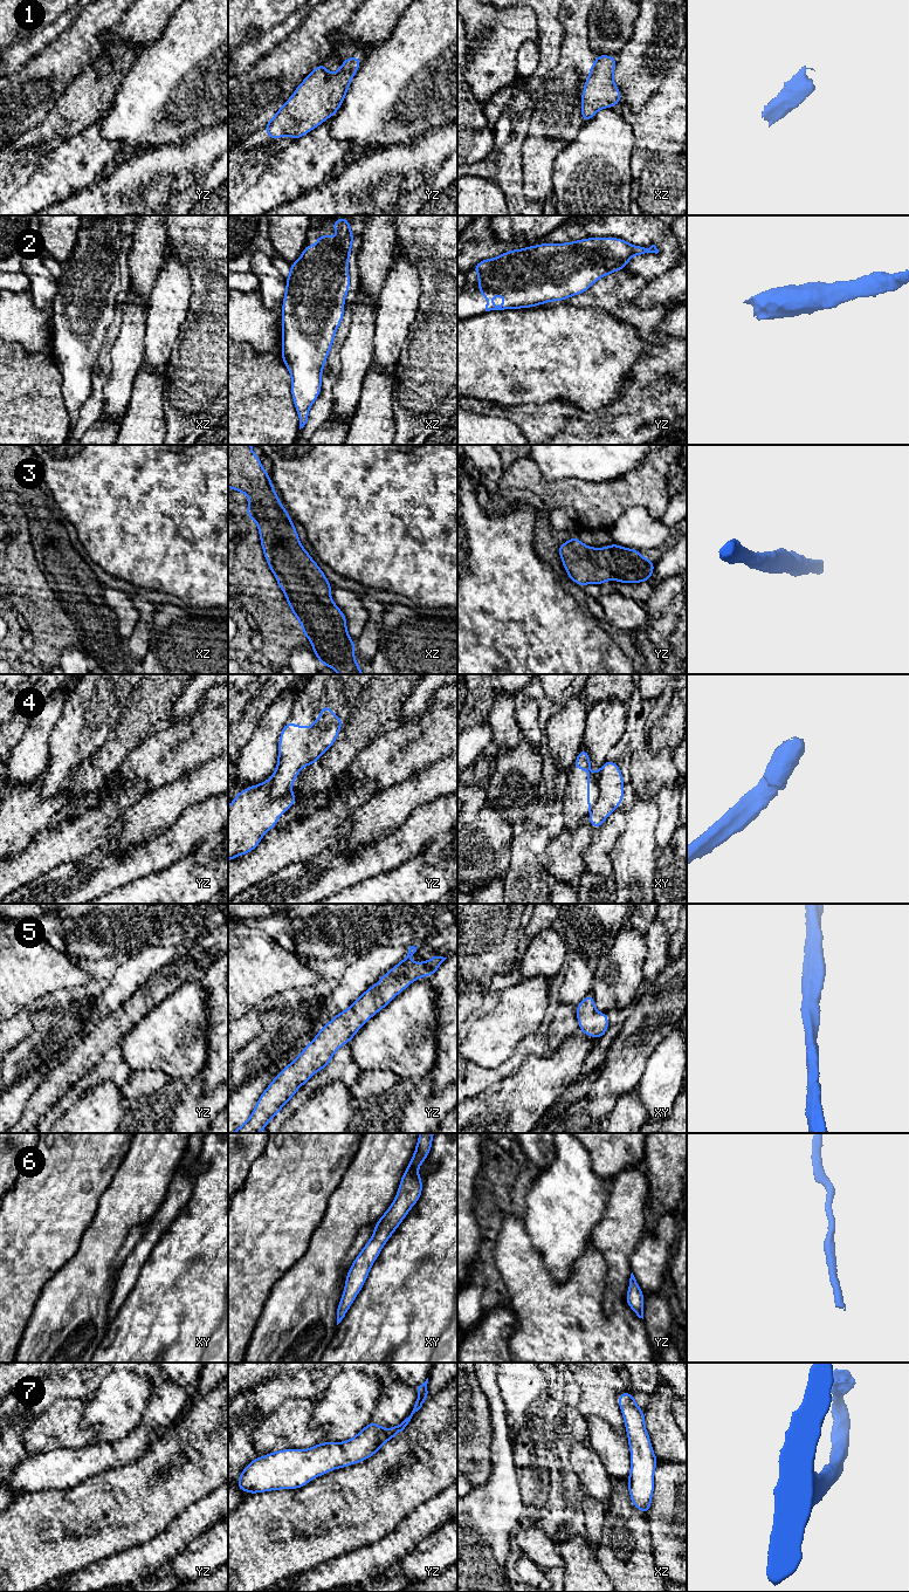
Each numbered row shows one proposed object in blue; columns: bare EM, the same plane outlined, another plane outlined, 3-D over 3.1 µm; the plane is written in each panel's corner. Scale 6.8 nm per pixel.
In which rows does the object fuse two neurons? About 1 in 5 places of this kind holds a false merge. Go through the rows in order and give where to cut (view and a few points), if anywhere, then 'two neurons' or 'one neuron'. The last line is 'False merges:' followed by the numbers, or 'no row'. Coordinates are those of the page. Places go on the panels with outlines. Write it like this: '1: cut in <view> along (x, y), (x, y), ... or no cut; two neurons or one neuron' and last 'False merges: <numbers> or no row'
1: no cut; one neuron
2: no cut; one neuron
3: no cut; one neuron
4: cut in yz along (270, 777), (270, 800), (277, 800), (290, 794); two neurons
5: no cut; one neuron
6: no cut; one neuron
7: no cut; one neuron
False merges: 4

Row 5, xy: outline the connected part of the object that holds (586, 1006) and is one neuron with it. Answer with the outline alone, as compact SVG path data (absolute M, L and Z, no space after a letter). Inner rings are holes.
M588 994L577 1007L580 1031L599 1039L608 1029L608 1015L599 1013L594 1007L594 996Z

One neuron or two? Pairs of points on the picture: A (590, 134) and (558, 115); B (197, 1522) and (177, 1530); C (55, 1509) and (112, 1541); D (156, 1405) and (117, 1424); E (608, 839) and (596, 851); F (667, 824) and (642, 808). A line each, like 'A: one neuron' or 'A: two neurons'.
A: two neurons
B: one neuron
C: one neuron
D: two neurons
E: one neuron
F: two neurons

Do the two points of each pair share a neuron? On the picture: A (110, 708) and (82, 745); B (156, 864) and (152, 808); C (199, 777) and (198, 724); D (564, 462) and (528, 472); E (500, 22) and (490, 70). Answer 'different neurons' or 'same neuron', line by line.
A: same neuron
B: different neurons
C: different neurons
D: different neurons
E: same neuron

